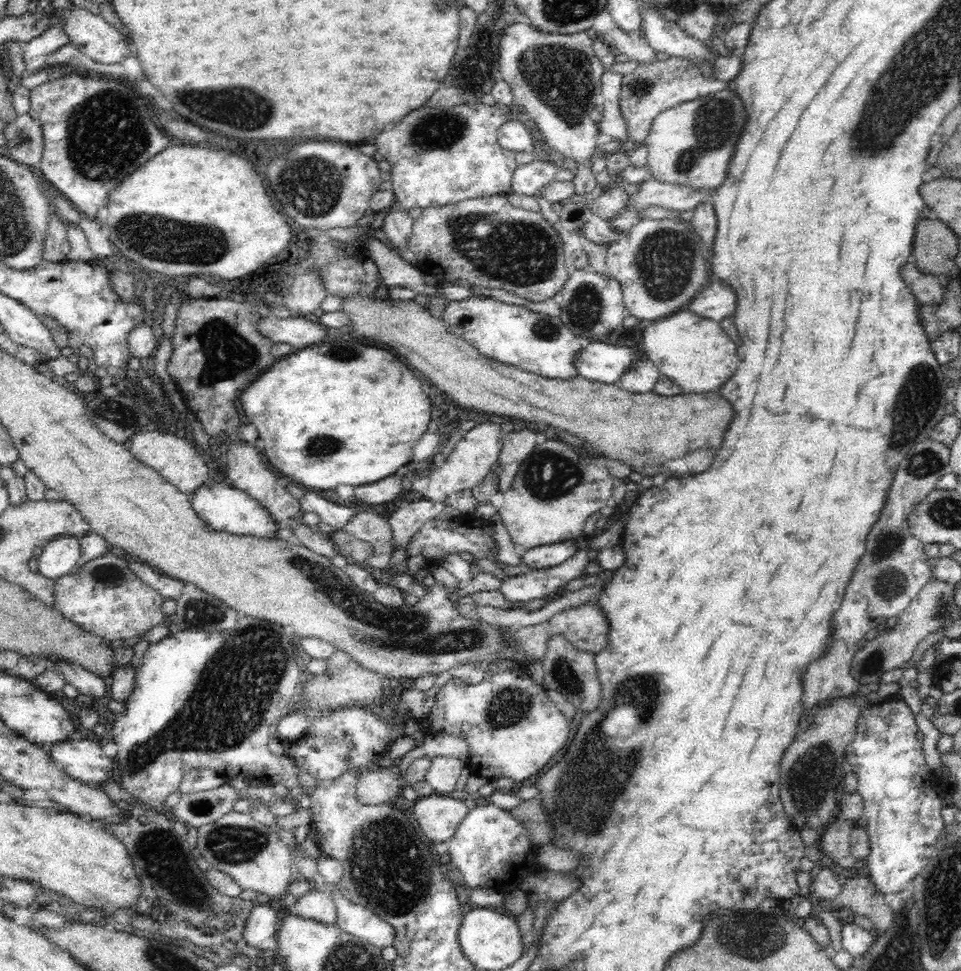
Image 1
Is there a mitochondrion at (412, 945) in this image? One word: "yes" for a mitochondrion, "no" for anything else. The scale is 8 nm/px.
no

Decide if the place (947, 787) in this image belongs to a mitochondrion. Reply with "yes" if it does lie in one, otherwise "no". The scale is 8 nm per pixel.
no

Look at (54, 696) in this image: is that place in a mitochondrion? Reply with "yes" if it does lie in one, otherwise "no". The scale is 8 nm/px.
no

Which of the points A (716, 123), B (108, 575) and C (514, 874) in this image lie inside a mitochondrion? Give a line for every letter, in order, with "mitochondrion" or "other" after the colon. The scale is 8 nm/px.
A: mitochondrion
B: mitochondrion
C: other

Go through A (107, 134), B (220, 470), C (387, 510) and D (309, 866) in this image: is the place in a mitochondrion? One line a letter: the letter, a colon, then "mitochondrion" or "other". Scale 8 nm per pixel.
A: mitochondrion
B: other
C: other
D: other

